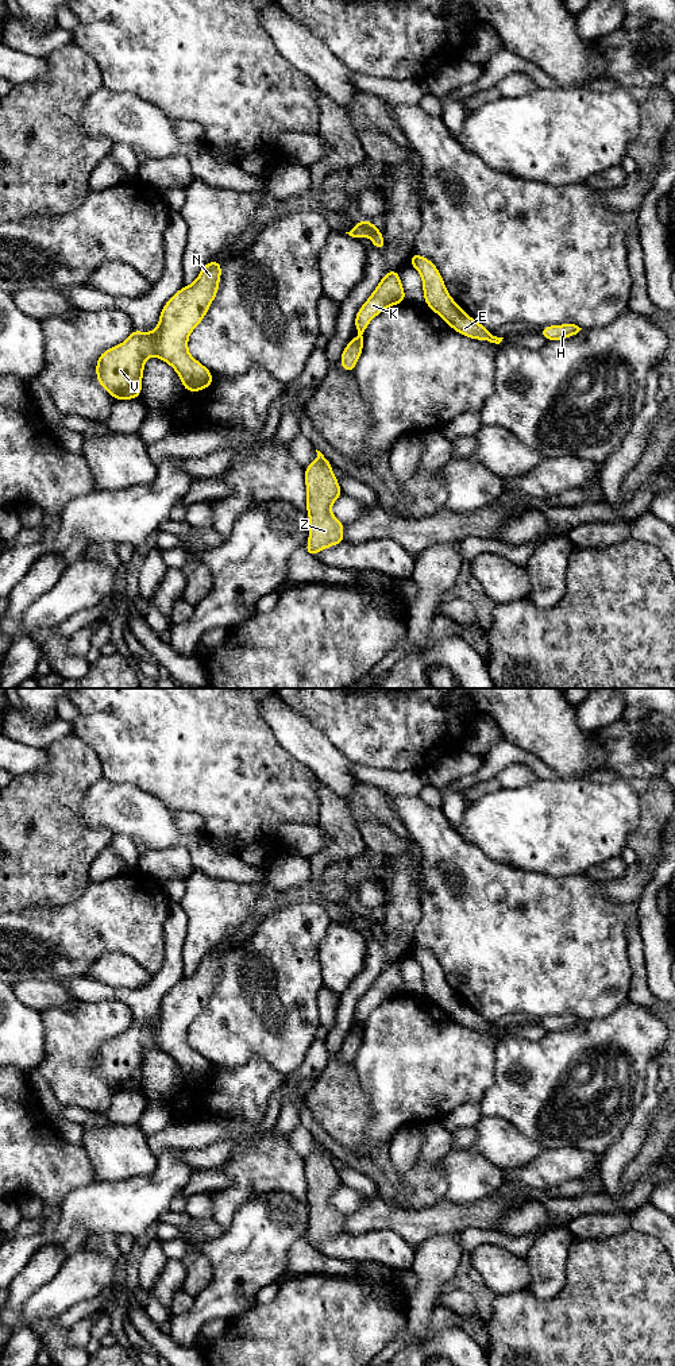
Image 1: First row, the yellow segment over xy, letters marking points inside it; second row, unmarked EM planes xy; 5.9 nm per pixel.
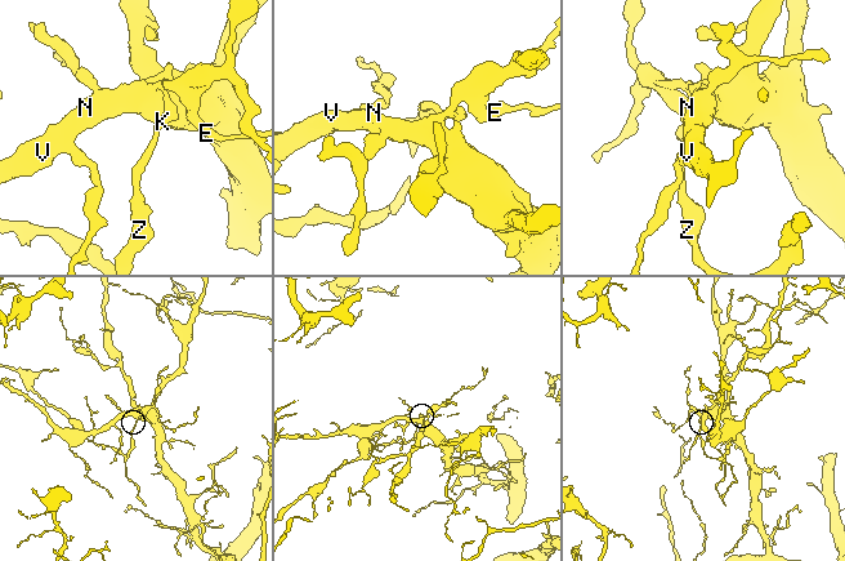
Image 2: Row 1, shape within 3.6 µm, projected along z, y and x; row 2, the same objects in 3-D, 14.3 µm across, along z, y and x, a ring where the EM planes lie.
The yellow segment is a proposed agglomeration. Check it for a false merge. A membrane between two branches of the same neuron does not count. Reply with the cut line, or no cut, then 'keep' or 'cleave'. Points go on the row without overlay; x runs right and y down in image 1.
xy (359, 913), (369, 926) | cleave

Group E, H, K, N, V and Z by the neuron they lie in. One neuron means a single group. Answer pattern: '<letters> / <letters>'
E H N V / K Z

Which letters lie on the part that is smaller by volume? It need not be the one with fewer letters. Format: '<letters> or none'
K, Z

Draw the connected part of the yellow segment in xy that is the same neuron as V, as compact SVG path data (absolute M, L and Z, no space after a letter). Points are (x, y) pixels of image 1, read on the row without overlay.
M211 950L192 976L180 980L165 995L153 1023L134 1019L126 1033L101 1043L96 1072L116 1092L138 1089L144 1054L148 1047L158 1047L176 1061L184 1081L208 1080L213 1065L189 1045L188 1030L215 991L220 969L221 953Z

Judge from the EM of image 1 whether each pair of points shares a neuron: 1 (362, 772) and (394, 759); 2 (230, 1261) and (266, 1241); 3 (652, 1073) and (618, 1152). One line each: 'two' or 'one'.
1: two
2: one
3: one

